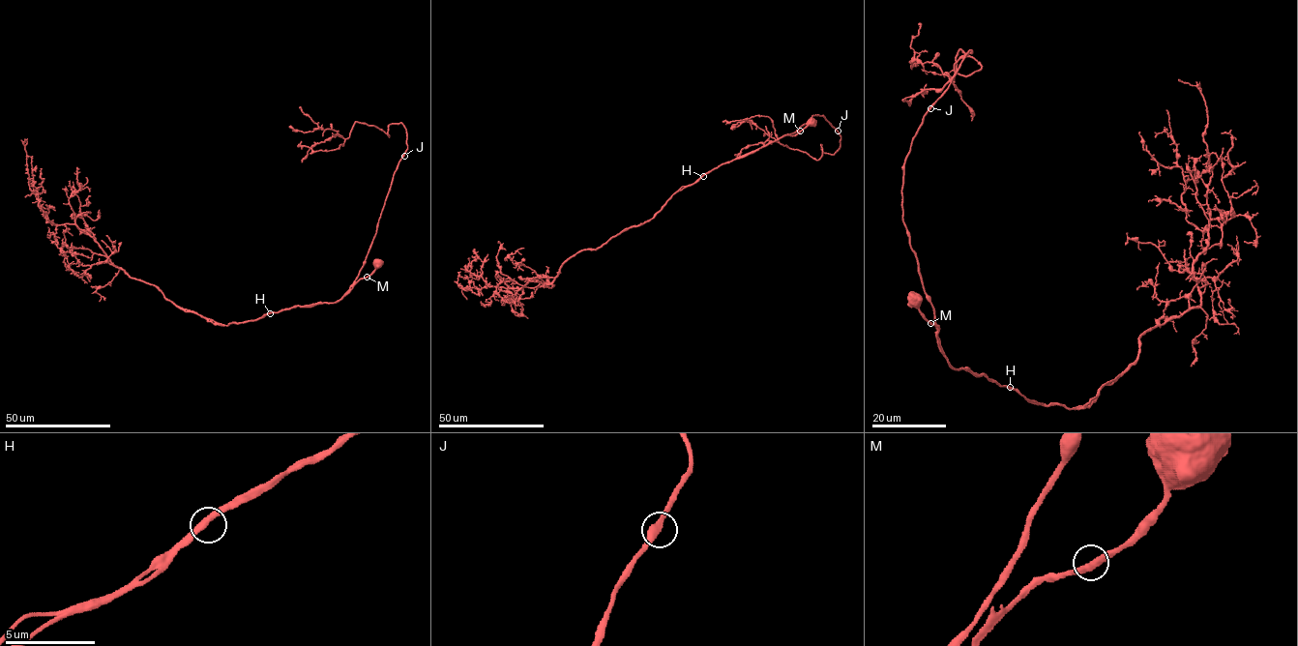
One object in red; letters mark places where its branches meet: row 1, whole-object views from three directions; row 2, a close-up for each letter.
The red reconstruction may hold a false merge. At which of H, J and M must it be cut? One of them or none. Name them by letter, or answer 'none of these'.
none of these

